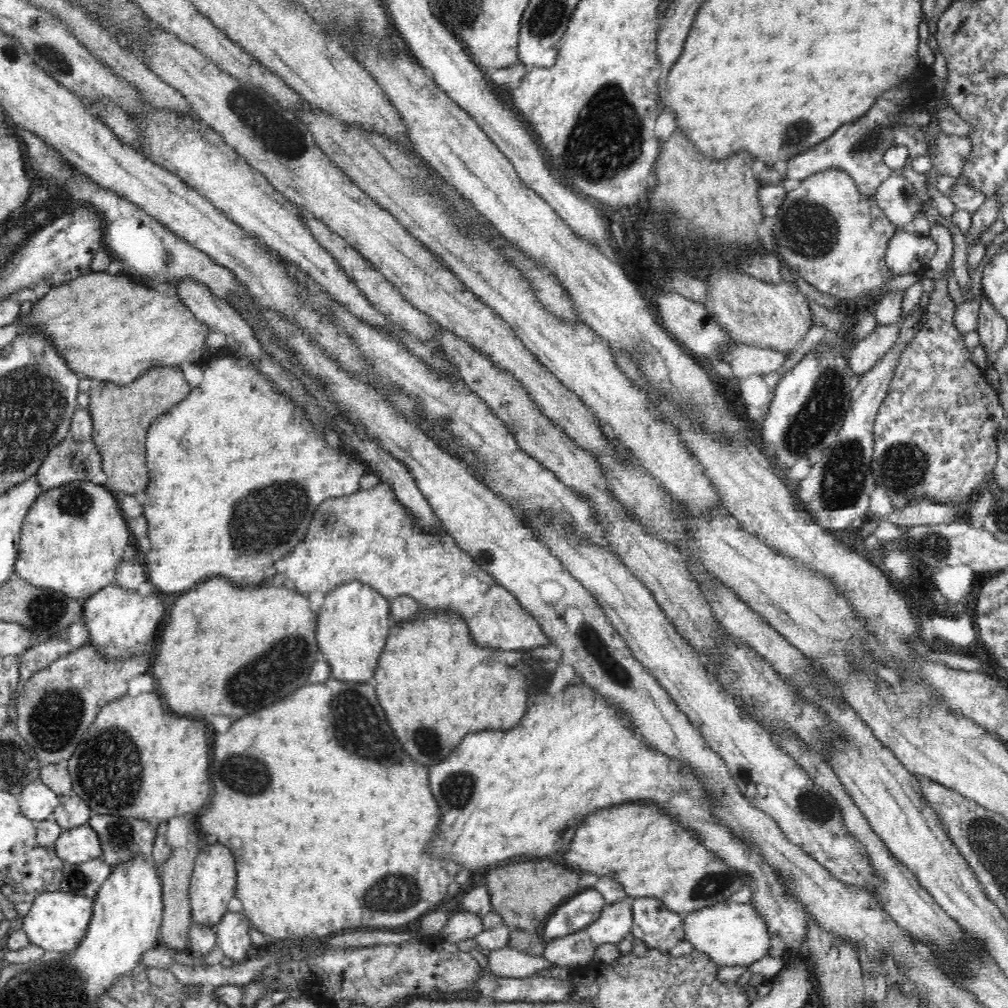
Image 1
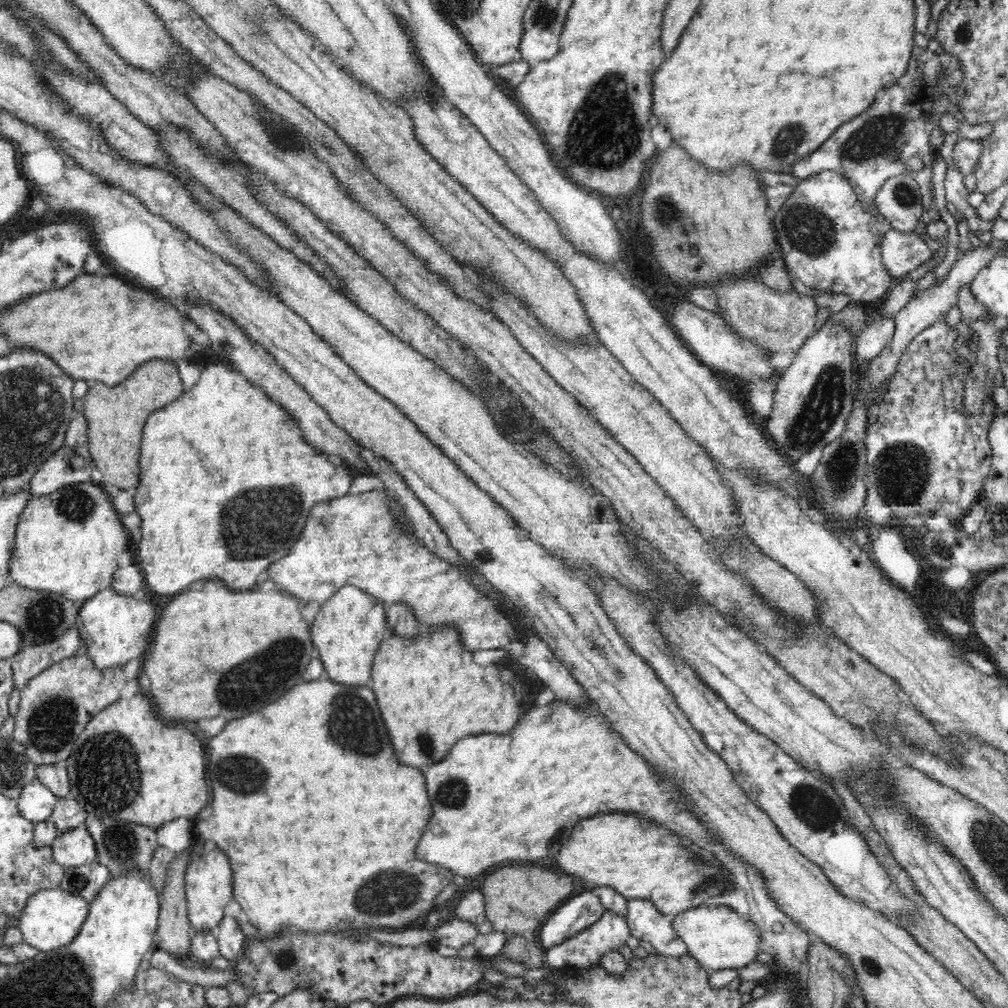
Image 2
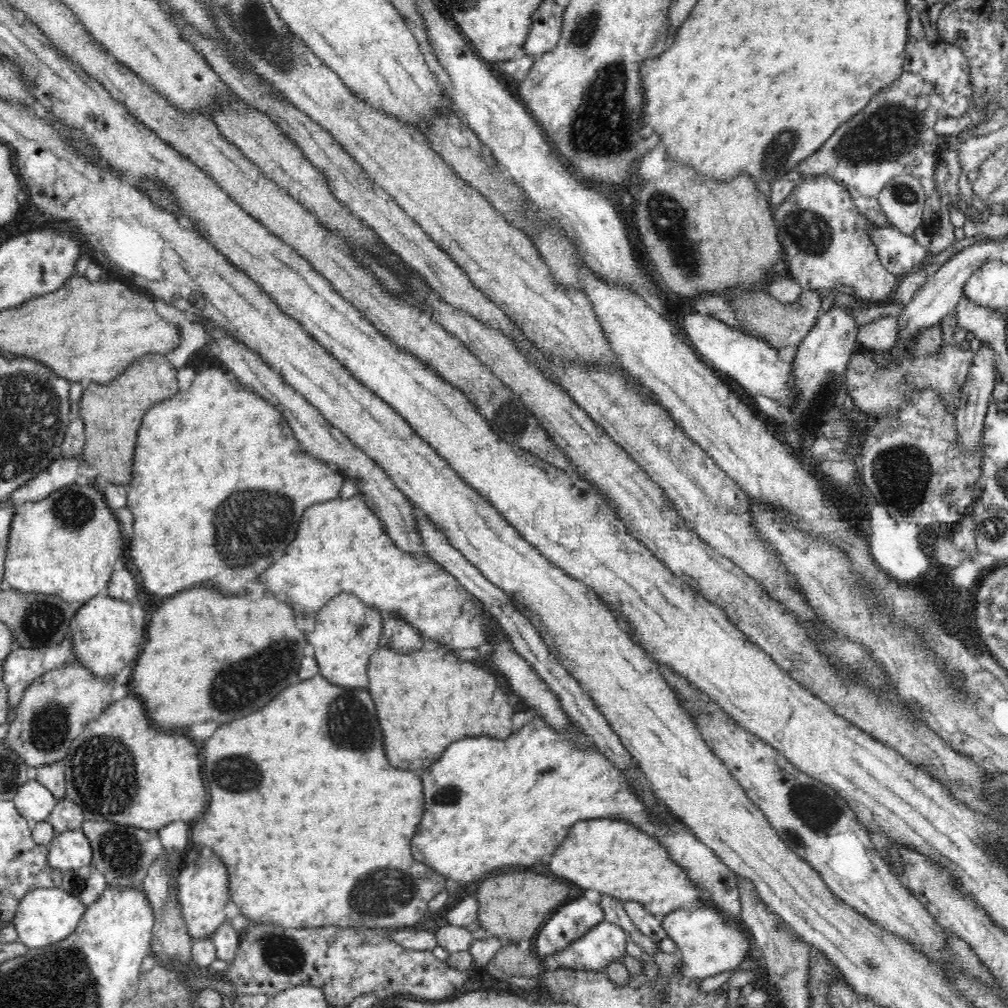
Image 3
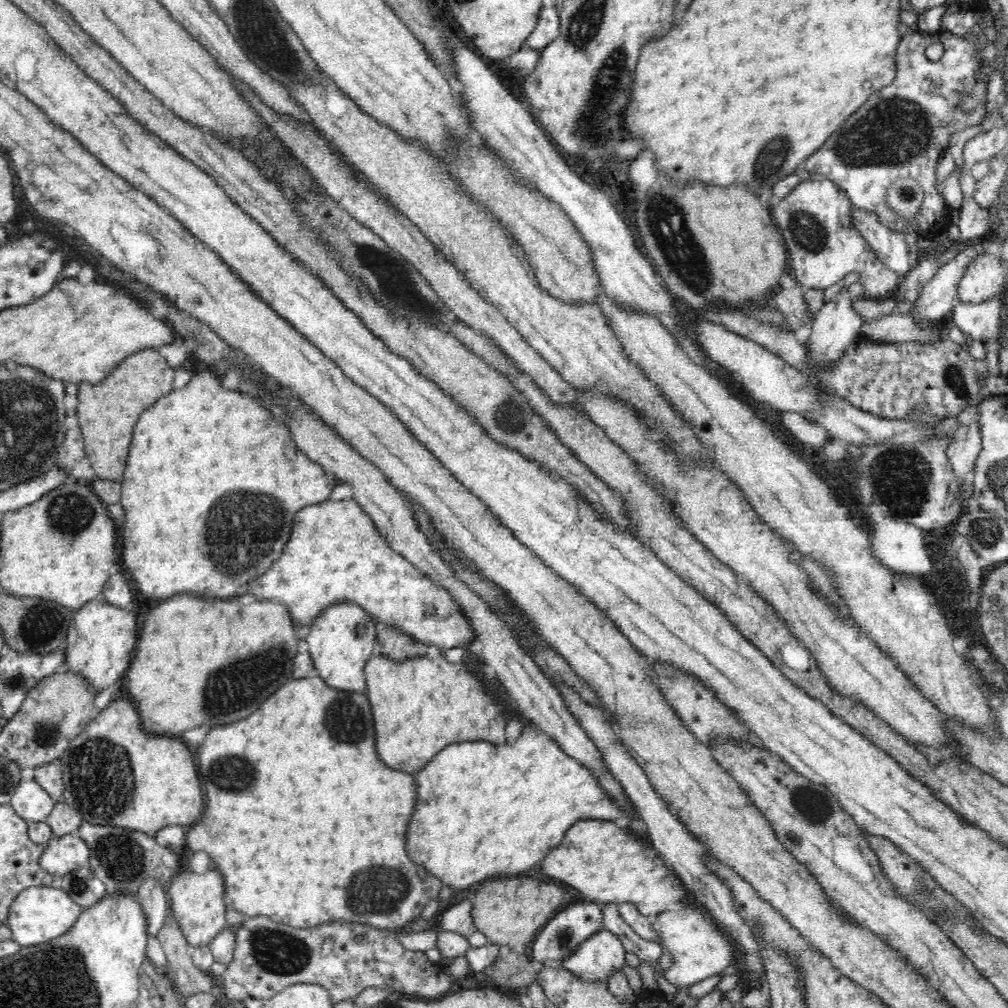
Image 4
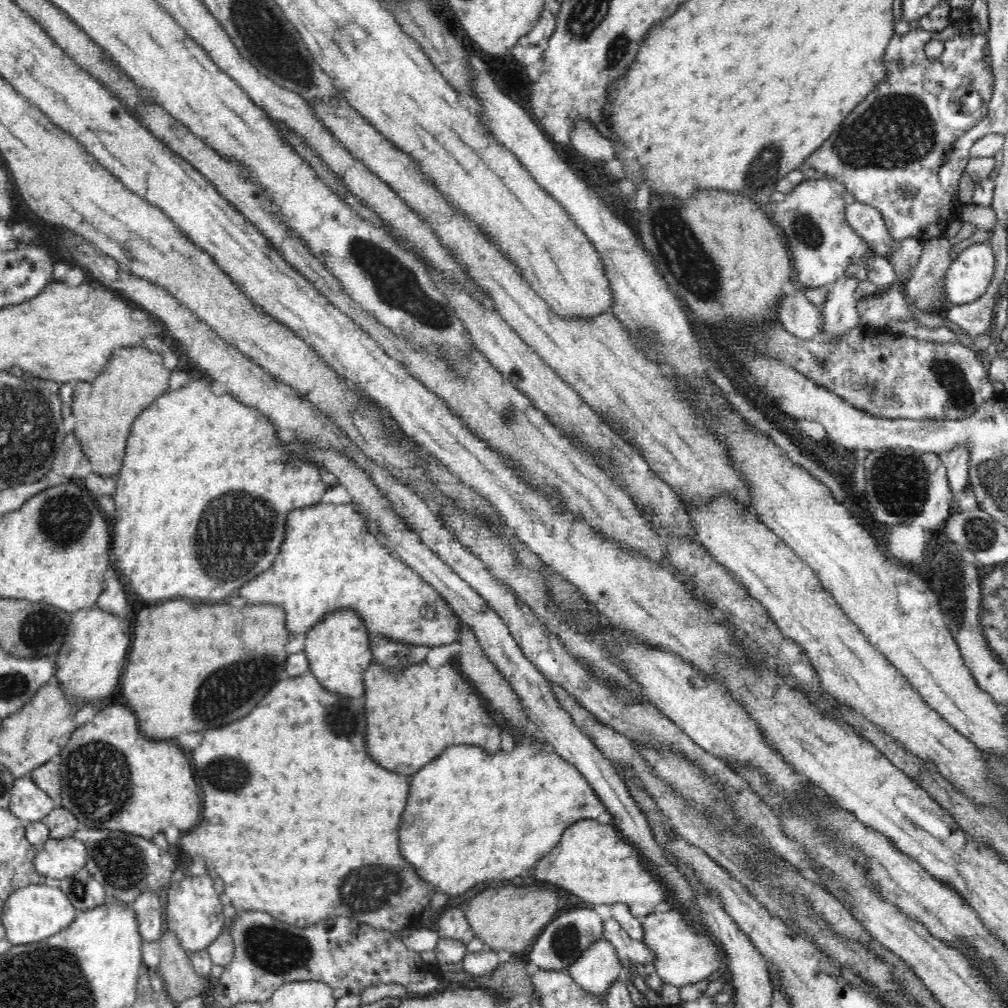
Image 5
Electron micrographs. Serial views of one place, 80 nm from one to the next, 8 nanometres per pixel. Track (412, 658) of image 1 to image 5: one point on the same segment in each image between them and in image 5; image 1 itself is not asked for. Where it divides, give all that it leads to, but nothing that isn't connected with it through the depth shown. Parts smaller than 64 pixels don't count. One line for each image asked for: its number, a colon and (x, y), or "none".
2: (432, 693)
3: (428, 698)
4: (421, 704)
5: (414, 713)

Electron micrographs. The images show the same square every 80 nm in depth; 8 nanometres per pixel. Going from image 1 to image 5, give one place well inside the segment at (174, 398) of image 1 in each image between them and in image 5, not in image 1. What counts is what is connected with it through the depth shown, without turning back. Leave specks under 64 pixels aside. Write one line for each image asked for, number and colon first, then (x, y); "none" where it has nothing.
2: (117, 414)
3: (113, 413)
4: (108, 412)
5: (105, 409)

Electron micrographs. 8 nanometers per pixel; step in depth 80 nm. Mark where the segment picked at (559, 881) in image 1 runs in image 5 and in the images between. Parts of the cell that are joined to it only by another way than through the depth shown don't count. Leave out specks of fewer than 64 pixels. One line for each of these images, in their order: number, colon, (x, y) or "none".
2: (518, 898)
3: (512, 905)
4: (509, 910)
5: (510, 917)

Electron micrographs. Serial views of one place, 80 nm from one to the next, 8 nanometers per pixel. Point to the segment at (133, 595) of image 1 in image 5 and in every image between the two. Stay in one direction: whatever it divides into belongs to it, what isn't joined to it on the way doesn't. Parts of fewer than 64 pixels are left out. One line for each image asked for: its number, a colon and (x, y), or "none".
2: (118, 623)
3: (109, 631)
4: (102, 637)
5: (94, 653)

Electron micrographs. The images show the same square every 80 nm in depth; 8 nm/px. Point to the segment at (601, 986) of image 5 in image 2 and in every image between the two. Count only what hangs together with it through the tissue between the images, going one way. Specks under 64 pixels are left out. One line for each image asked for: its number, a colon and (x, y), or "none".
2: (585, 949)
3: (602, 944)
4: (594, 959)

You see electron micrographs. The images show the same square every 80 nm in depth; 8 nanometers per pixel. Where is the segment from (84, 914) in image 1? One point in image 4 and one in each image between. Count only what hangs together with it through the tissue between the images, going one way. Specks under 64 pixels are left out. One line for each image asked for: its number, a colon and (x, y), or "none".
2: (53, 918)
3: (45, 916)
4: (39, 914)

